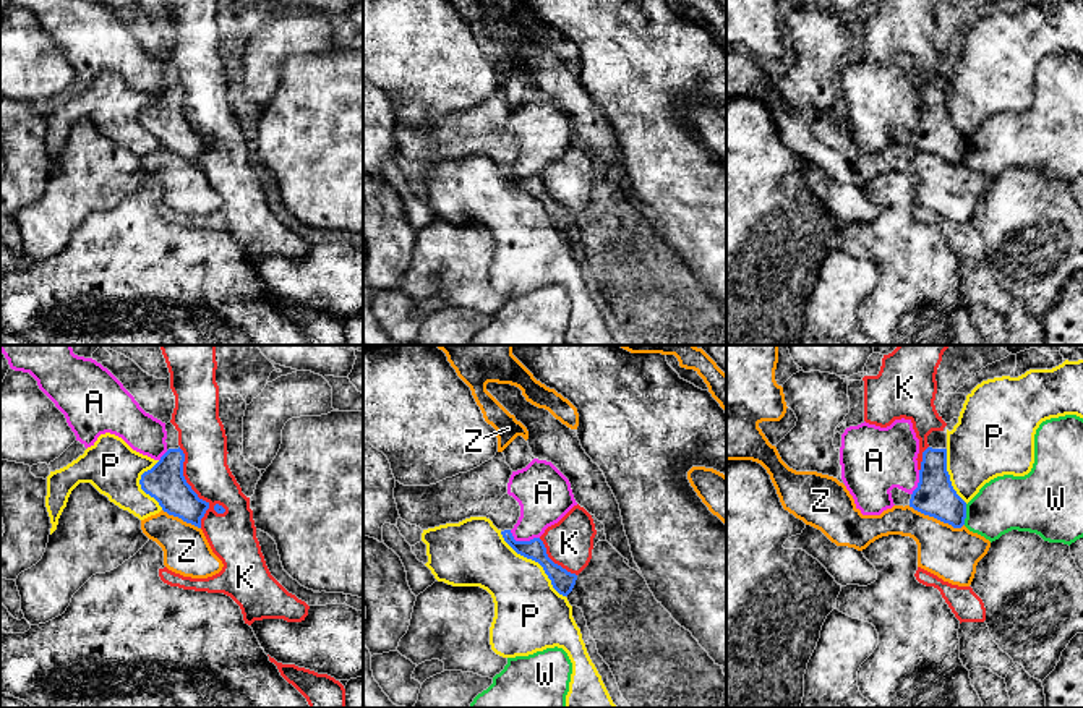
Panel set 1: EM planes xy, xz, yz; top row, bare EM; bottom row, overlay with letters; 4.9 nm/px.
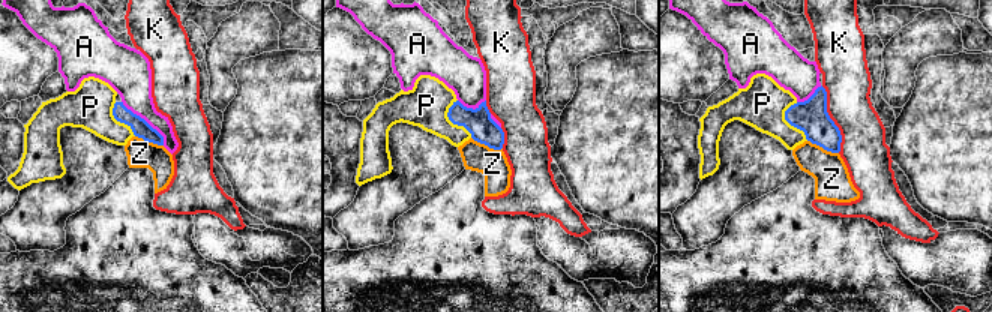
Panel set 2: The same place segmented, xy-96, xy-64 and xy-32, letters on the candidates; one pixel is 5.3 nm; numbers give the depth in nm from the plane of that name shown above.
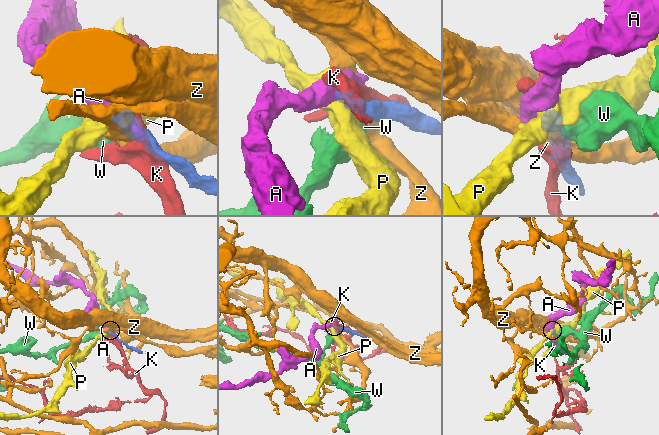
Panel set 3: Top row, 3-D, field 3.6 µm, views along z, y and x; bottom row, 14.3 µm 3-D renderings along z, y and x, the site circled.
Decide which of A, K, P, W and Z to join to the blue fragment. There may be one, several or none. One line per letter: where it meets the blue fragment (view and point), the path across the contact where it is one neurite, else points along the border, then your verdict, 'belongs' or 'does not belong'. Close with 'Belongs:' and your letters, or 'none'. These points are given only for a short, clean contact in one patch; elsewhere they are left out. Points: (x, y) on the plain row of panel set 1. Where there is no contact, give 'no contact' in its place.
A: xz (522, 179) | along xz (509, 167), (516, 177), (539, 174) | does not belong
K: xy (190, 125) | does not belong
P: xz (535, 198) | does not belong
W: yz (965, 151) | along yz (967, 141), (963, 161) | does not belong
Z: yz (936, 154) | does not belong
Belongs: none

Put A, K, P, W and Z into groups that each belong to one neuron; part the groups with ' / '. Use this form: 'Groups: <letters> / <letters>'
Groups: A / K / P / W / Z

